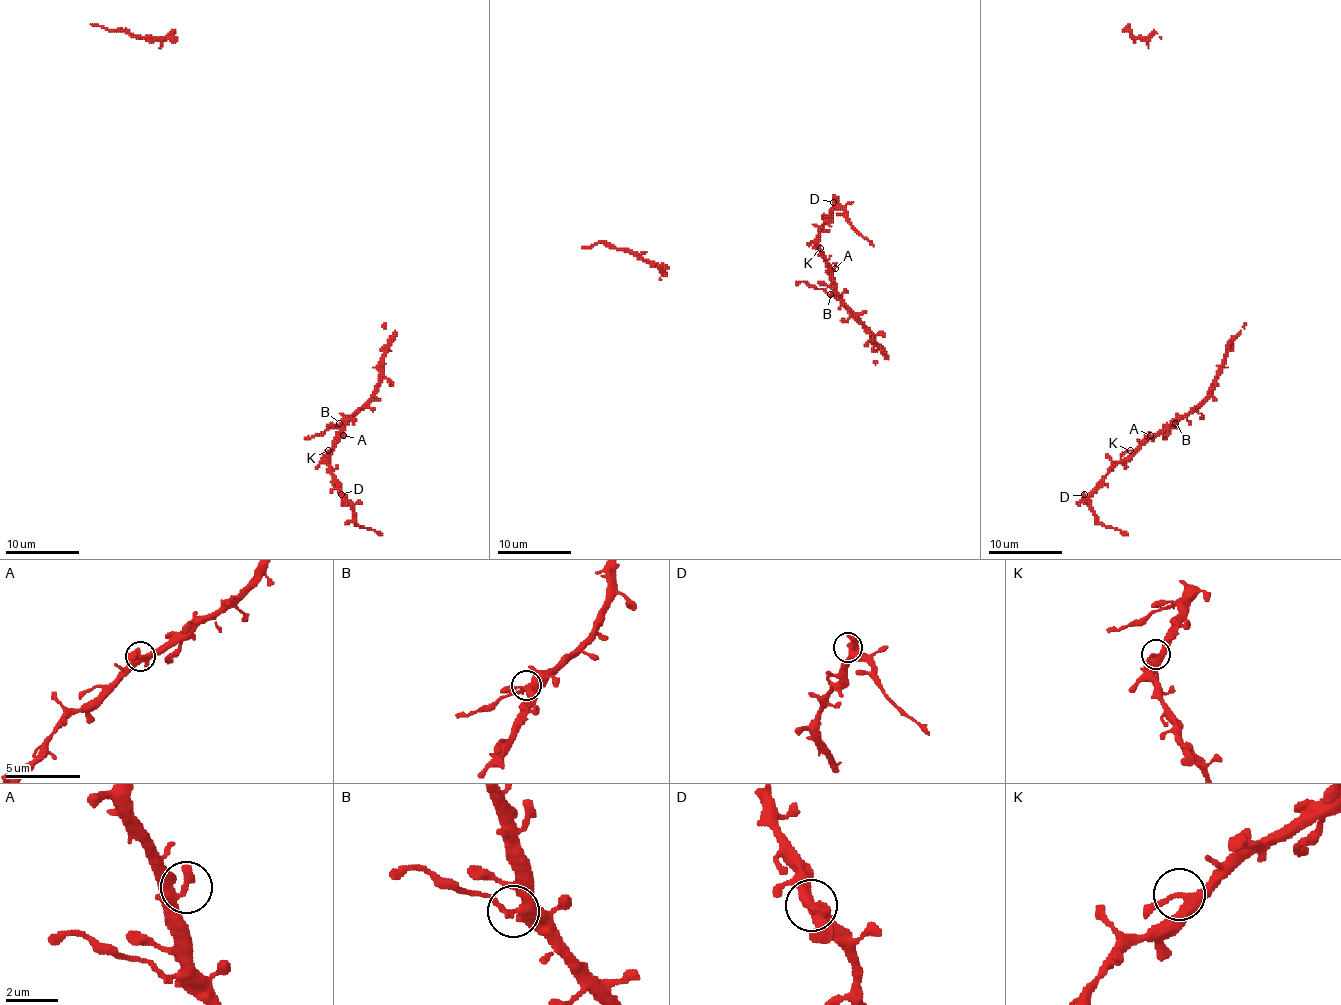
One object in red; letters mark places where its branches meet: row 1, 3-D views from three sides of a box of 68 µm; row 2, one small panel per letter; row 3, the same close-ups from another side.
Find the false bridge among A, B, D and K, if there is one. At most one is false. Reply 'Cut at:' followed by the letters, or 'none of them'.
Cut at: B

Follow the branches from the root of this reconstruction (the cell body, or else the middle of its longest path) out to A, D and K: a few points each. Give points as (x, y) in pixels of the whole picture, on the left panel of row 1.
A: (384, 323), (384, 327), (393, 332), (393, 339), (384, 358), (384, 375), (378, 391), (343, 426), (343, 435)
D: (384, 323), (393, 332), (393, 339), (384, 358), (378, 391), (343, 426), (327, 458), (328, 472), (341, 494)
K: (384, 323), (393, 332), (393, 339), (384, 358), (378, 391), (343, 426), (328, 450)

